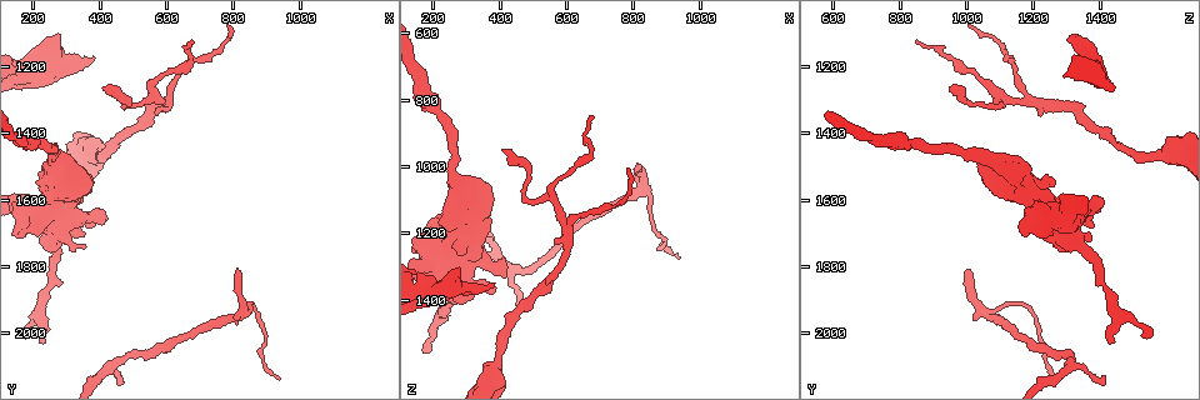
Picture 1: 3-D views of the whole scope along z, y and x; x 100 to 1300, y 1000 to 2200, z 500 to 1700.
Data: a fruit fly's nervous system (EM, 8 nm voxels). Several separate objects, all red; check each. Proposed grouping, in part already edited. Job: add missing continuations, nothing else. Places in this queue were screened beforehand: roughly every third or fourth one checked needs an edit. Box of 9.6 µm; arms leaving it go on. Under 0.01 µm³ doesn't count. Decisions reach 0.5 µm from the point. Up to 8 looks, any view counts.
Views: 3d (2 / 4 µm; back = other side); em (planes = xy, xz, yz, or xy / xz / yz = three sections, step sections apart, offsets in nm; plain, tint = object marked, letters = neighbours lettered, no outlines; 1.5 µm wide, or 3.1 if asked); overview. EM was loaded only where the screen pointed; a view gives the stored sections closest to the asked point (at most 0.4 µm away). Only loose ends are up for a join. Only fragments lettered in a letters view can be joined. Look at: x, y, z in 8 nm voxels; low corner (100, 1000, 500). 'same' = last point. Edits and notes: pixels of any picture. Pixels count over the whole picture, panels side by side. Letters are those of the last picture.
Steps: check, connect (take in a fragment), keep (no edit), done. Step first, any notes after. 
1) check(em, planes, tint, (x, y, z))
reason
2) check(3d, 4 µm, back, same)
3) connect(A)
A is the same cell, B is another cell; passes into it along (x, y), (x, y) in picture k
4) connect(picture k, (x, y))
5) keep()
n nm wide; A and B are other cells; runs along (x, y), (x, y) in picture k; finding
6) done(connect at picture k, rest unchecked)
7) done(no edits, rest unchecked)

check(3d, 4 µm, (340, 1590, 1270))
thick end

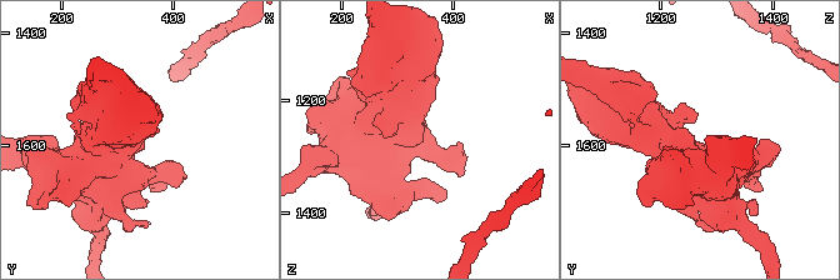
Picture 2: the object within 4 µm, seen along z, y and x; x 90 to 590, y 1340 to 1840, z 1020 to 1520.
check(em, planes, letters, (340, 1600, 1270))
arms of 440, 650 nm; shape alone is not enough

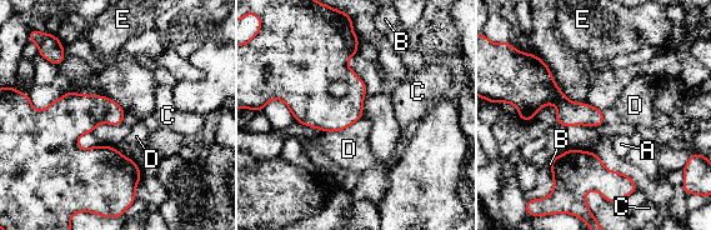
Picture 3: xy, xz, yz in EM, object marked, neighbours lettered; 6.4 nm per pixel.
keep()
A, B, C, D and E are other cells; border along (361, 116), (340, 130), (328, 133) in picture 3; none of them fits

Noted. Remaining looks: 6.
check(em, planes, letters, (820, 1810, 990))
tapers out

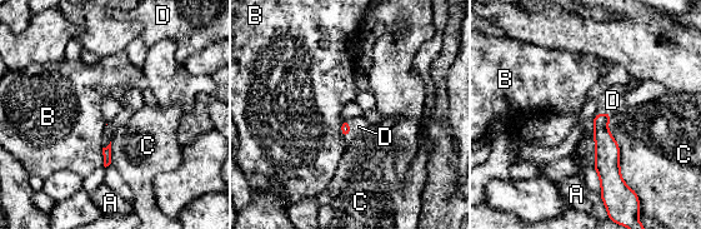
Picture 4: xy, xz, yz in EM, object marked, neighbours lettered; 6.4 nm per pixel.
connect(D)
C touches over 500 nm; D is the same cell, A, B and C are other cells; passes into it along (345, 125), (349, 130), (359, 127) in picture 4; the neuron continues

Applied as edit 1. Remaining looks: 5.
check(overview)

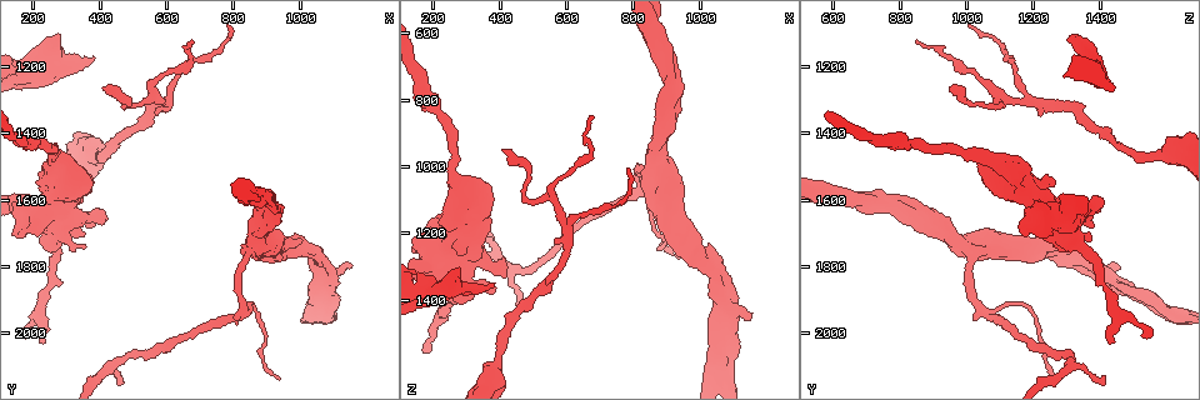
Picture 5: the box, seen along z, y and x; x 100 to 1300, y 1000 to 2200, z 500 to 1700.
check(em, planes, letters, (1170, 1800, 1430))
an open end

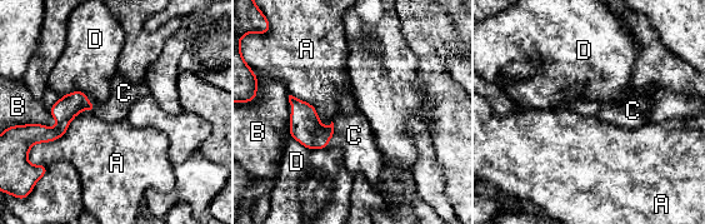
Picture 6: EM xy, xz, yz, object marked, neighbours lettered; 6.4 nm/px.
connect(C)
A touches over 440 nm; C is the same cell, A, B and D are other cells; the neuron continues

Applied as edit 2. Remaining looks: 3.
check(overview)

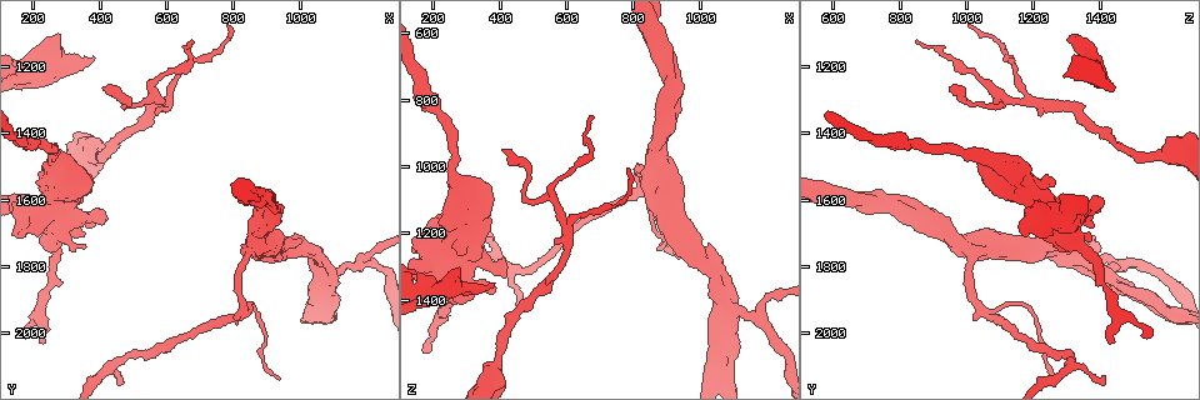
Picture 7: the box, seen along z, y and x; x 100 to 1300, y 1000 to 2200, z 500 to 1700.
check(3d, 4 µm, back, (310, 1500, 1040))
stops while still wide

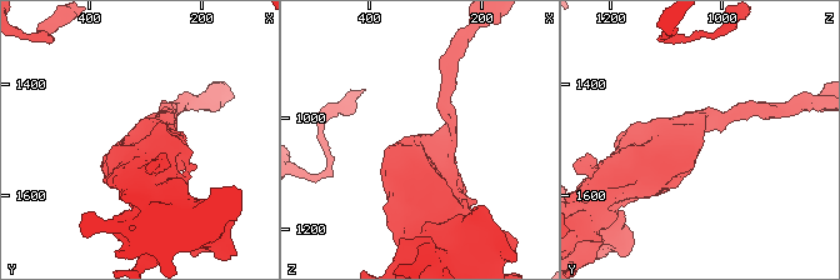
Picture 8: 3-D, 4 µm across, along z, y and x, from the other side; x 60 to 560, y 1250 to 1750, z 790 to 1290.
check(em, planes, letters, (315, 1485, 1035))
now the EM

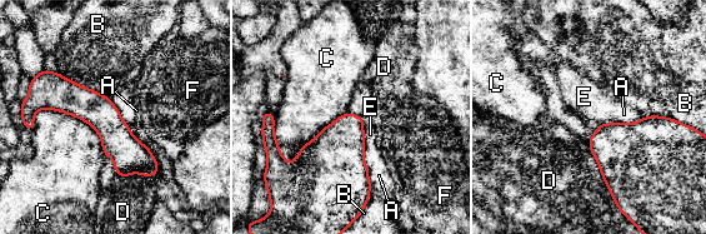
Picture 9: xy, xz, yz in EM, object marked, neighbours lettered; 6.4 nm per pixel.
keep()
A, B, C, D, E and F are other cells; border along (108, 96), (128, 124) in picture 9; none of them fits

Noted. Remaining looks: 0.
done(connect at picture 4, connect at picture 6, rest unchecked)

